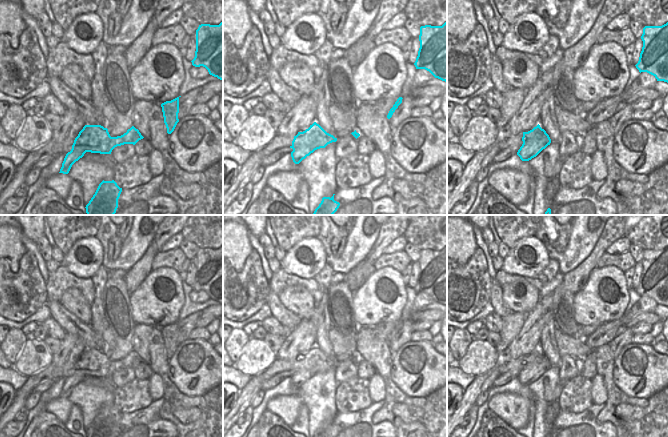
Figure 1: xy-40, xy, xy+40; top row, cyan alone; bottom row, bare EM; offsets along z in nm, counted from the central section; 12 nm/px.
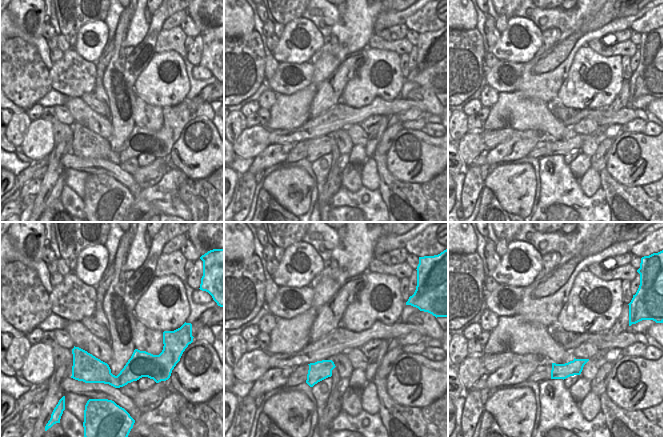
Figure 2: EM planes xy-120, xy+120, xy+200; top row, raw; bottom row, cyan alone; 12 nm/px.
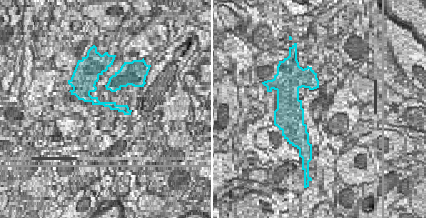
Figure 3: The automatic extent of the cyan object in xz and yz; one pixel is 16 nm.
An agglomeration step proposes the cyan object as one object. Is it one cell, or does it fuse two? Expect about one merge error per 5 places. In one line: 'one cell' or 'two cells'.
two cells

